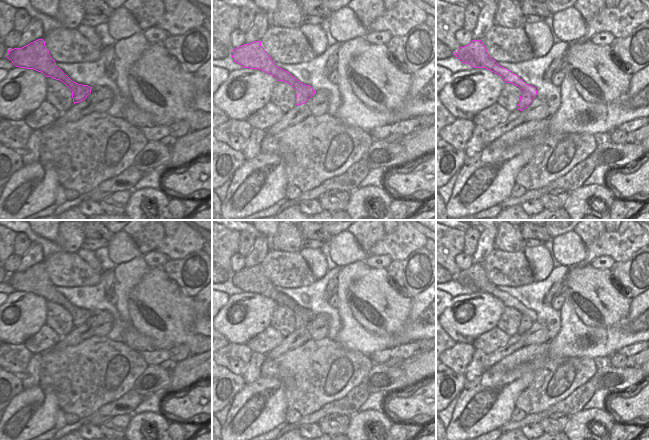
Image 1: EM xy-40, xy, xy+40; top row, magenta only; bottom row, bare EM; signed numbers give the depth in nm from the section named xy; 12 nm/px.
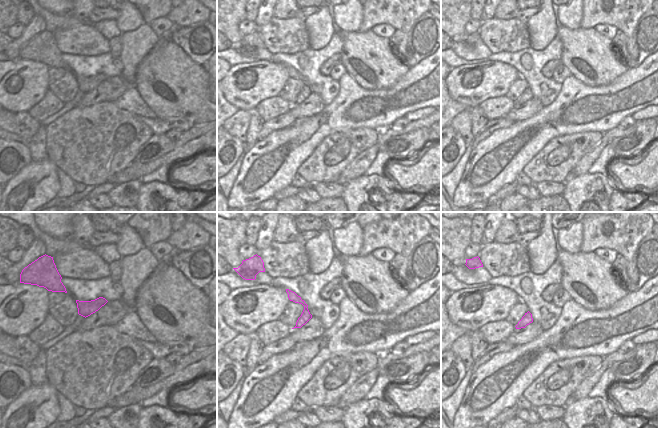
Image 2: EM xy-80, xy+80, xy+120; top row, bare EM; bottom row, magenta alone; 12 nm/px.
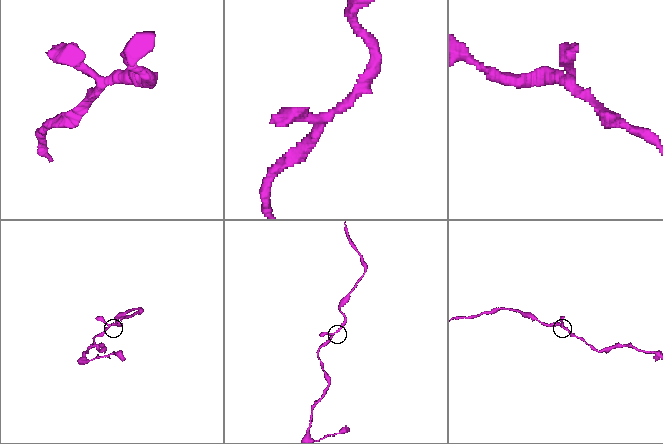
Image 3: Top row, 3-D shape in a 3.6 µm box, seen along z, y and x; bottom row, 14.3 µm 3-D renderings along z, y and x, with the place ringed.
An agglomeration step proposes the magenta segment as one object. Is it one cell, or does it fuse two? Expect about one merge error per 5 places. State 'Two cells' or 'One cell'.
Two cells

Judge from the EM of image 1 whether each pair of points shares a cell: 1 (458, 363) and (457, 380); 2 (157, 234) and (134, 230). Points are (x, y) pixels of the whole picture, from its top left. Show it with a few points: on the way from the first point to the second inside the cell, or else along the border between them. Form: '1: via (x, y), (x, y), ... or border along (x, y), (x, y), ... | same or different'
1: border along (446, 365), (463, 375) | different
2: via (151, 233), (146, 230), (140, 230) | same

